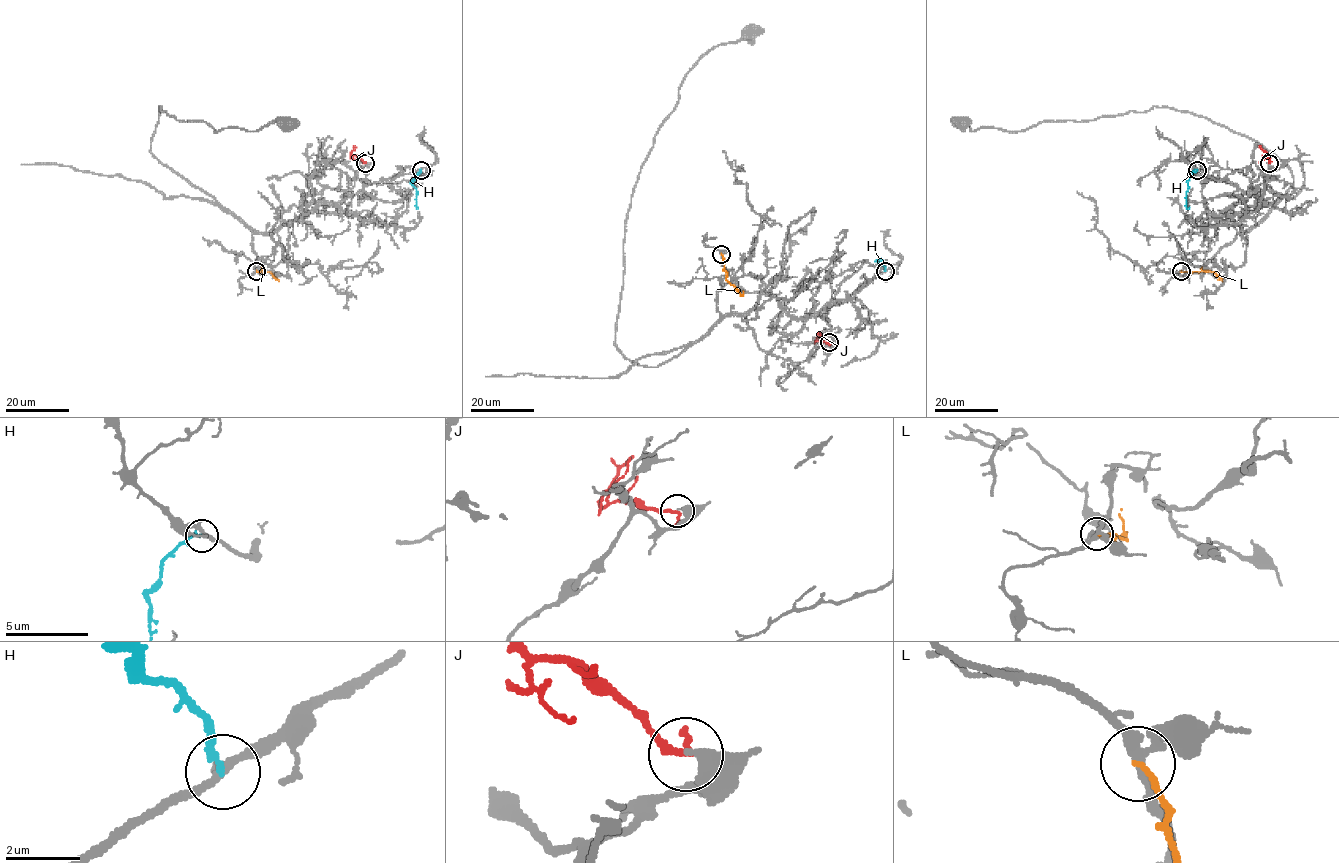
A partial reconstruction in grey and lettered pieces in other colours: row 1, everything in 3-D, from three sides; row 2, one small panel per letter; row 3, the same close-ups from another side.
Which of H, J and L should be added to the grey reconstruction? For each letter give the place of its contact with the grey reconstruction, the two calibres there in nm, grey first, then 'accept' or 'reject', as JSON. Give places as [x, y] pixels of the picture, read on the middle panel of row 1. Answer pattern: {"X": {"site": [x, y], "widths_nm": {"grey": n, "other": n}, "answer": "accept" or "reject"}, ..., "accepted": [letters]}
{"H": {"site": [885, 271], "widths_nm": {"grey": 240, "other": 190}, "answer": "reject"}, "J": {"site": [829, 342], "widths_nm": {"grey": 400, "other": 240}, "answer": "reject"}, "L": {"site": [721, 254], "widths_nm": {"grey": 240, "other": 150}, "answer": "reject"}, "accepted": []}

